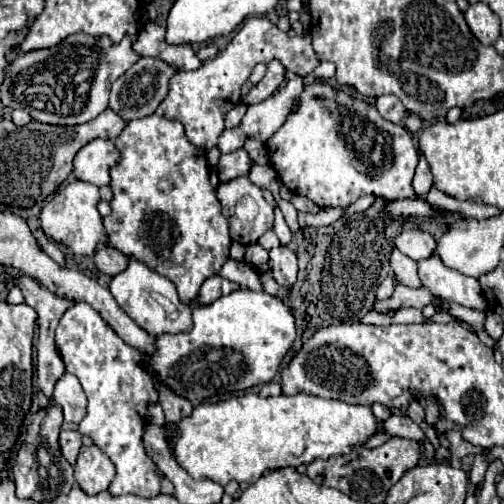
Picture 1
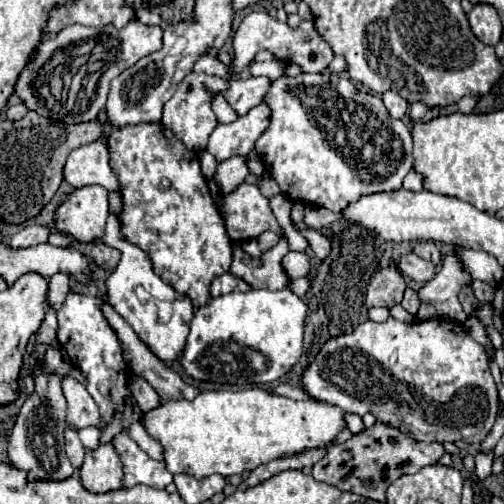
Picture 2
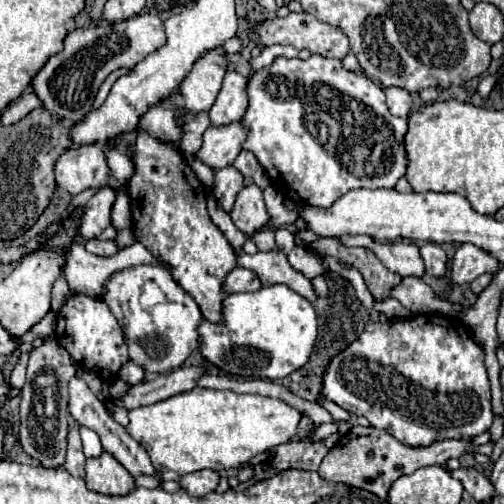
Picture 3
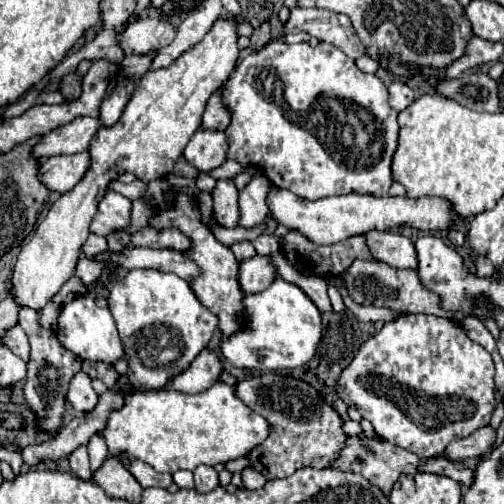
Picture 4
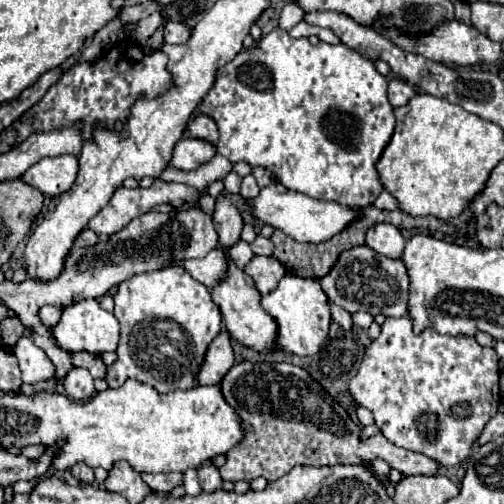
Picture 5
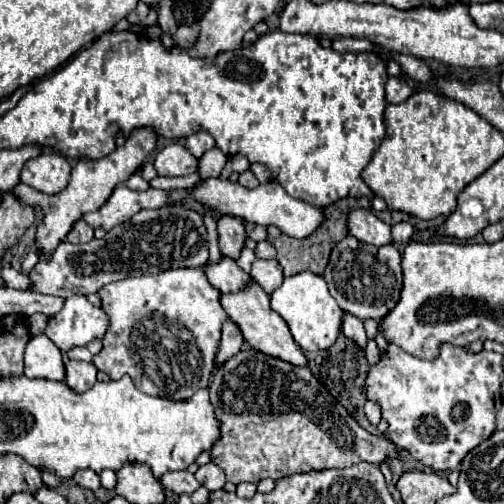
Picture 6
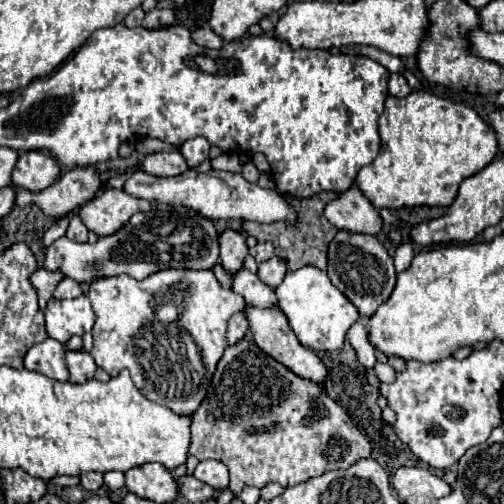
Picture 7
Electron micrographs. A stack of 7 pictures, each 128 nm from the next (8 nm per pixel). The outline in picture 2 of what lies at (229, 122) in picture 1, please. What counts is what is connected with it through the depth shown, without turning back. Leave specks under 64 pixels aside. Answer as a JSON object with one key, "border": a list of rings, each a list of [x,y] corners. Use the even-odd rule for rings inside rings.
{"border":[[[218,92],[218,94],[214,94],[216,98],[212,100],[212,110],[214,110],[214,114],[216,114],[216,118],[218,118],[218,122],[220,124],[228,124],[228,122],[234,122],[238,116],[236,116],[236,112],[230,108],[230,104],[222,98],[222,94]]]}

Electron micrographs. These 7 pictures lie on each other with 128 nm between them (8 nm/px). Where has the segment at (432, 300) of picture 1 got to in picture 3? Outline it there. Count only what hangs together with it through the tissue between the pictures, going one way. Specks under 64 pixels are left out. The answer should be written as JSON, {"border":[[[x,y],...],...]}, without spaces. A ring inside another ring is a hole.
{"border":[[[466,242],[456,248],[456,254],[452,258],[452,282],[464,284],[472,282],[484,272],[496,274],[500,268],[500,260],[496,260],[490,252],[484,252],[482,248]]]}

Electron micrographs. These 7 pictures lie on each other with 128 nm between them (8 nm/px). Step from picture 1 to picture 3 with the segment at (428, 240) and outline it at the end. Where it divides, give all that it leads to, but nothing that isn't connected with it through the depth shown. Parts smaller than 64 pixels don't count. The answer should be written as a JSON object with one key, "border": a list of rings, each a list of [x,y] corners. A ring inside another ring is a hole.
{"border":[[[424,242],[420,246],[420,254],[422,254],[424,266],[426,266],[426,274],[430,274],[434,278],[444,278],[446,276],[448,256],[436,242]]]}

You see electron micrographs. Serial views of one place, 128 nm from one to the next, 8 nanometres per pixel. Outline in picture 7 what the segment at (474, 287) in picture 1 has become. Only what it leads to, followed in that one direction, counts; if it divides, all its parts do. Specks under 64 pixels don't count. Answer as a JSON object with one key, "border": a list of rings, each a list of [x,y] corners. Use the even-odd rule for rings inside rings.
{"border":[[[356,186],[342,192],[336,200],[330,200],[324,206],[324,216],[328,216],[338,230],[376,234],[382,228],[380,214]]]}

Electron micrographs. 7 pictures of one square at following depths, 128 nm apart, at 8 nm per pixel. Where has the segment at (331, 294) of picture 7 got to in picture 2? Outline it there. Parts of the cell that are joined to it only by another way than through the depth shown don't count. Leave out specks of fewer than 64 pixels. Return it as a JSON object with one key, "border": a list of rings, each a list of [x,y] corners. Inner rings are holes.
{"border":[[[250,290],[216,296],[196,310],[180,364],[194,380],[238,384],[240,372],[240,386],[270,384],[288,374],[300,360],[306,312],[308,306],[292,290]]]}

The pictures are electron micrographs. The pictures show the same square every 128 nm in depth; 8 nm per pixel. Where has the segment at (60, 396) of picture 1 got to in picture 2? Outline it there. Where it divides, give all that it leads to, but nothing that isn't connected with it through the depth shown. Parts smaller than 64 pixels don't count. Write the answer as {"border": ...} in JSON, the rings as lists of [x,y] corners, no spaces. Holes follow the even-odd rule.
{"border":[[[66,376],[62,382],[64,396],[68,400],[68,416],[66,422],[74,428],[86,428],[86,426],[102,426],[100,410],[94,398],[88,394],[86,386],[82,386],[78,380]]]}

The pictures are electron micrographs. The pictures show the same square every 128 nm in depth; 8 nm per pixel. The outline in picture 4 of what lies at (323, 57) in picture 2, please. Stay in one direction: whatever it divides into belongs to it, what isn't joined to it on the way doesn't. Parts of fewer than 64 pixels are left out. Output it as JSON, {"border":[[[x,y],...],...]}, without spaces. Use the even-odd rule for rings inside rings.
{"border":[[[294,8],[290,12],[290,20],[284,24],[284,34],[288,32],[308,32],[320,42],[338,46],[350,58],[360,58],[366,54],[364,44],[360,44],[360,38],[352,28],[352,22],[344,14],[334,14],[320,8]]]}

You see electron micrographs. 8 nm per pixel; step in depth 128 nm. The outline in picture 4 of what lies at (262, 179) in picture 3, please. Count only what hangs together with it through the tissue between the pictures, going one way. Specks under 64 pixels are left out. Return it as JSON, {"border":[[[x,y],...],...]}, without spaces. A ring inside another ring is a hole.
{"border":[[[226,160],[220,168],[214,168],[214,170],[210,170],[208,174],[214,178],[214,180],[228,180],[228,178],[234,178],[236,174],[240,174],[244,168],[238,164],[238,162],[234,162],[234,160]]]}

